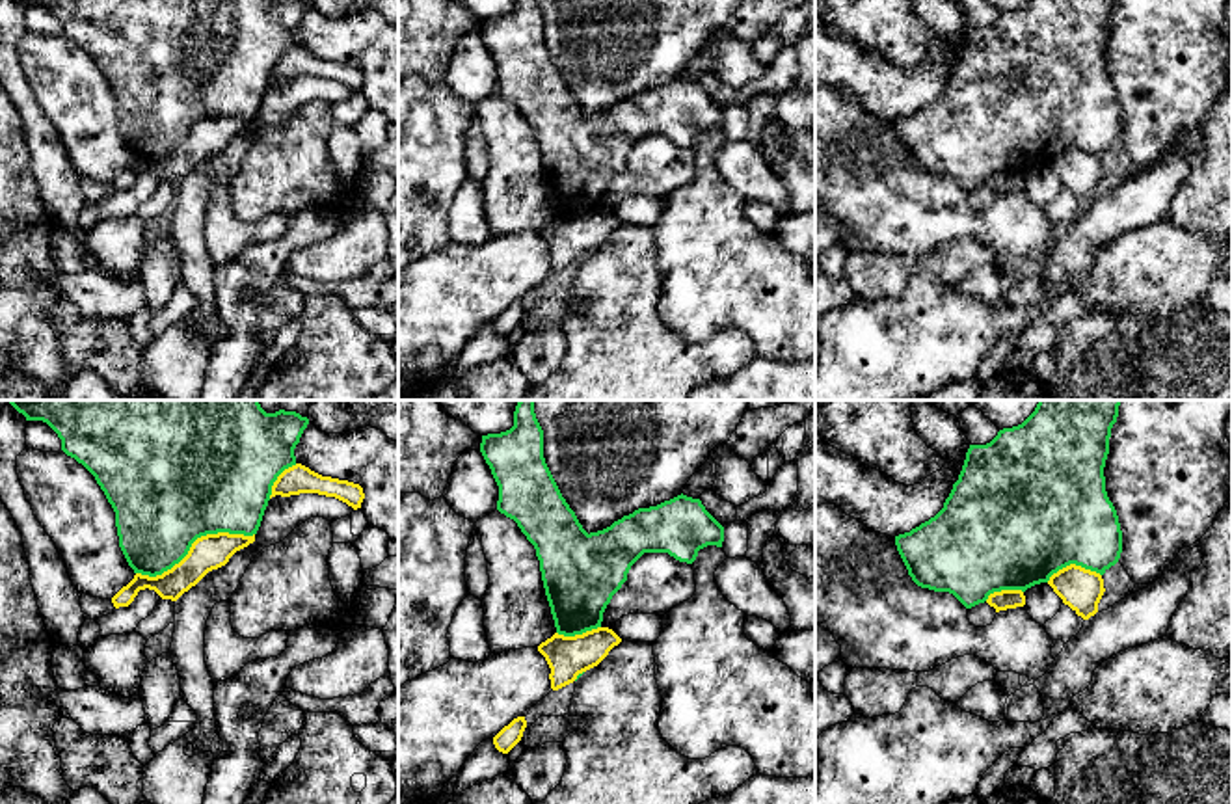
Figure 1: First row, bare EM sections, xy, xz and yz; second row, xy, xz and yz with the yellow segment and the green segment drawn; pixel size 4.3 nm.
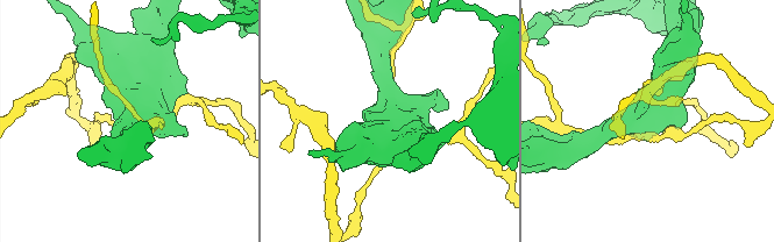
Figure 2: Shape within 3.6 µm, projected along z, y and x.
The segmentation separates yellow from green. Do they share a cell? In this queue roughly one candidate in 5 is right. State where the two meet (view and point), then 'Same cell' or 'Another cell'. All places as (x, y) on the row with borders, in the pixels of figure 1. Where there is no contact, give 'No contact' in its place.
Touches yellow at xy (192, 544). Another cell

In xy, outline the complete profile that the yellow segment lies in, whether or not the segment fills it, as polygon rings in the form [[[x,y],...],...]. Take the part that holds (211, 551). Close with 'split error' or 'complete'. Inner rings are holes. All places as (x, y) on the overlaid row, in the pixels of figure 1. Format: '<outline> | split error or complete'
[[[218,532],[201,536],[192,543],[188,555],[162,575],[149,577],[136,573],[134,579],[112,597],[112,603],[115,609],[128,607],[138,592],[145,588],[154,590],[162,599],[177,601],[208,571],[225,566],[236,551],[253,542],[255,534]]] | complete

